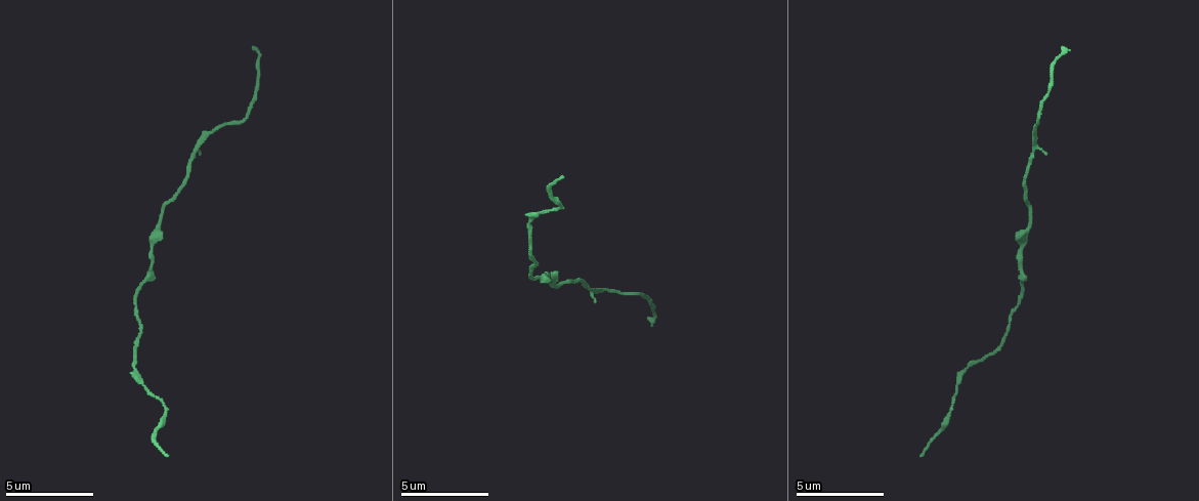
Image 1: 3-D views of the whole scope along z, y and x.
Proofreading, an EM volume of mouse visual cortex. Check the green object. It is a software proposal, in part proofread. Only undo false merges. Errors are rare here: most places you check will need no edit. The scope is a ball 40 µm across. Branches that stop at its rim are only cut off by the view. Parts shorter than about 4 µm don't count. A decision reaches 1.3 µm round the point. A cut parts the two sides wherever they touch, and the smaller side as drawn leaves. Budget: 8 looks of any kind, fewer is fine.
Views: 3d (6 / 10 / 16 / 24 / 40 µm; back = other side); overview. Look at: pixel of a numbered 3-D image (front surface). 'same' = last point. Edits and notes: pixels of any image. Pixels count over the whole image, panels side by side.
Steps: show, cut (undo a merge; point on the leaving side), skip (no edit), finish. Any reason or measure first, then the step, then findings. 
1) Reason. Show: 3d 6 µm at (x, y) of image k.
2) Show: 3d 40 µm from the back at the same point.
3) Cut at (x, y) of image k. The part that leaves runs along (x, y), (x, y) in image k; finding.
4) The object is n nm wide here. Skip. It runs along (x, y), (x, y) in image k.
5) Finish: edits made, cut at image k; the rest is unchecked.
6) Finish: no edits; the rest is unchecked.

Calibre changes. Show: 3d 6 µm at (555, 284) of image 1.

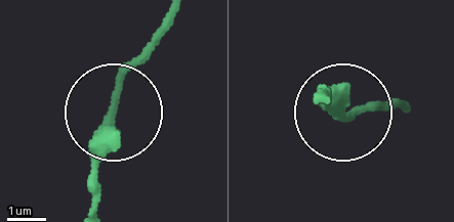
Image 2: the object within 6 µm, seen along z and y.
Skip. It runs along (92, 160), (124, 65), (170, 16) in image 2; continuous, no second neuron.

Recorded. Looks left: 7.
Calibre changes. Show: 3d 6 µm at (957, 379) of image 1.

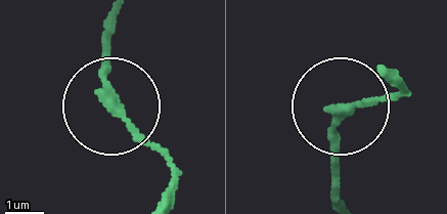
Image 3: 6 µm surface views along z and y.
Show: 3d 6 µm from the back at (346, 110) of image 3.

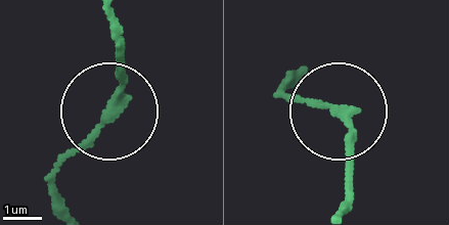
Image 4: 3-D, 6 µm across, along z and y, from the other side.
Skip. It runs along (344, 207), (354, 181), (350, 132), (330, 109), (278, 96) in image 4; continuous, no second neuron.

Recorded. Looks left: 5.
Calibre changes. Show: 3d 10 µm at (216, 128) of image 1.

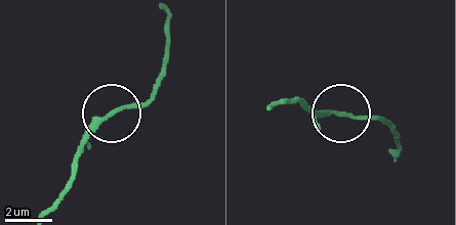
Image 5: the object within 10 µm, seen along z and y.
Closer look. Show: 3d 6 µm at (110, 115) of image 5.

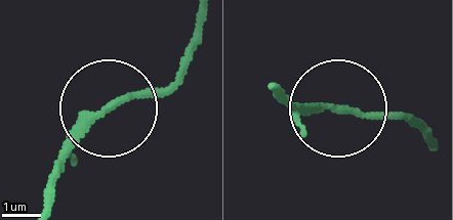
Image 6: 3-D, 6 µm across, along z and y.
Skip. It runs along (42, 203), (62, 154), (100, 115), (159, 92), (186, 69) in image 6; continuous, no second neuron.

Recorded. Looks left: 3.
Finish: no edits; the rest is unchecked.

